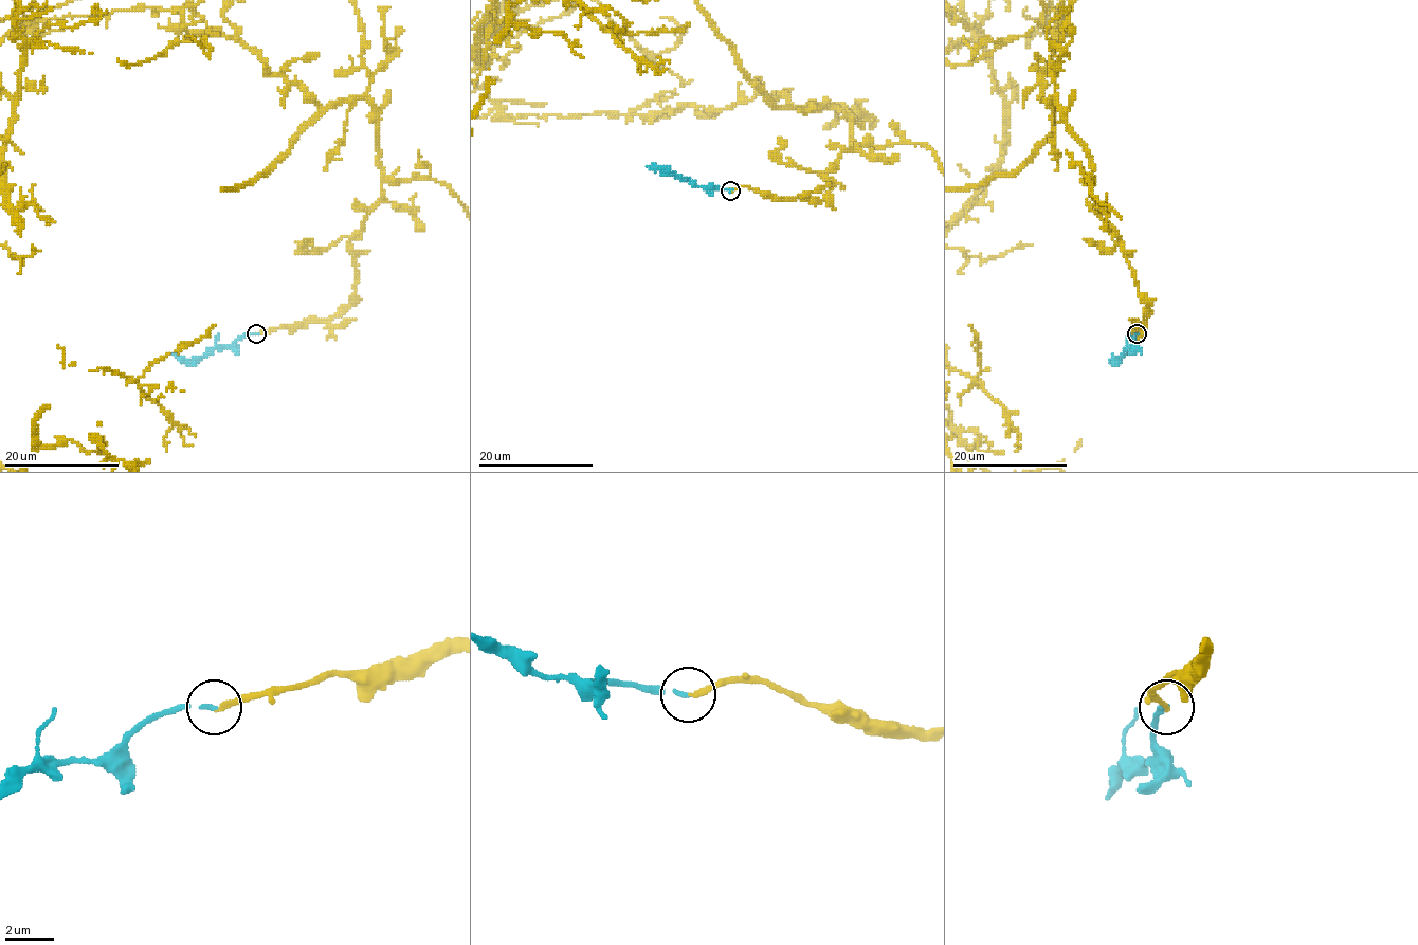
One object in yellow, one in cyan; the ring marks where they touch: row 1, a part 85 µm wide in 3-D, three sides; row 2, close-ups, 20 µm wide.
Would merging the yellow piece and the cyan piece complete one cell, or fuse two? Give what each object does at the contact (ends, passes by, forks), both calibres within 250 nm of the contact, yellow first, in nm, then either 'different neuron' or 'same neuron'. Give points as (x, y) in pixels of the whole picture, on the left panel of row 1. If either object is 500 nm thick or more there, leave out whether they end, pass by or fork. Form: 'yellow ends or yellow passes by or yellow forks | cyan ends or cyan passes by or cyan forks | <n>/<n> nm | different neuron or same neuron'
yellow ends | cyan ends | 180/160 nm | same neuron

